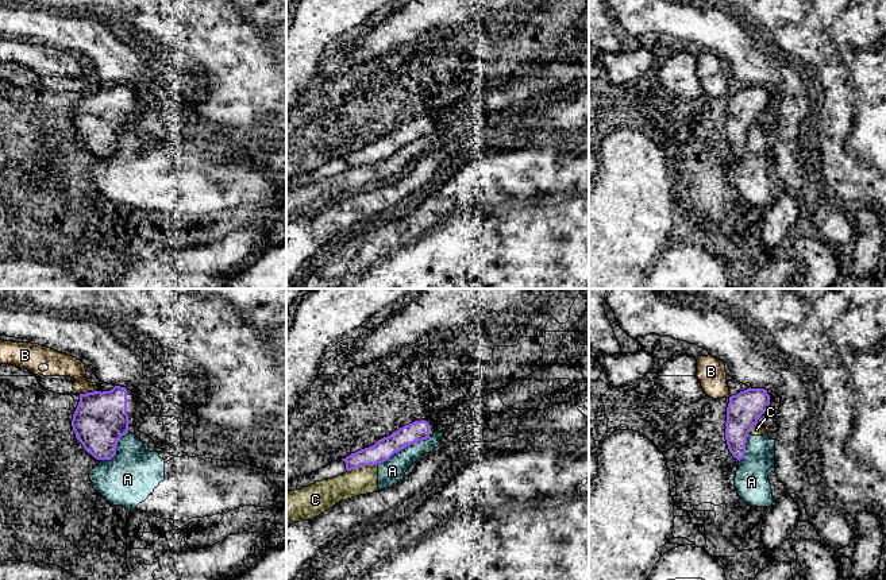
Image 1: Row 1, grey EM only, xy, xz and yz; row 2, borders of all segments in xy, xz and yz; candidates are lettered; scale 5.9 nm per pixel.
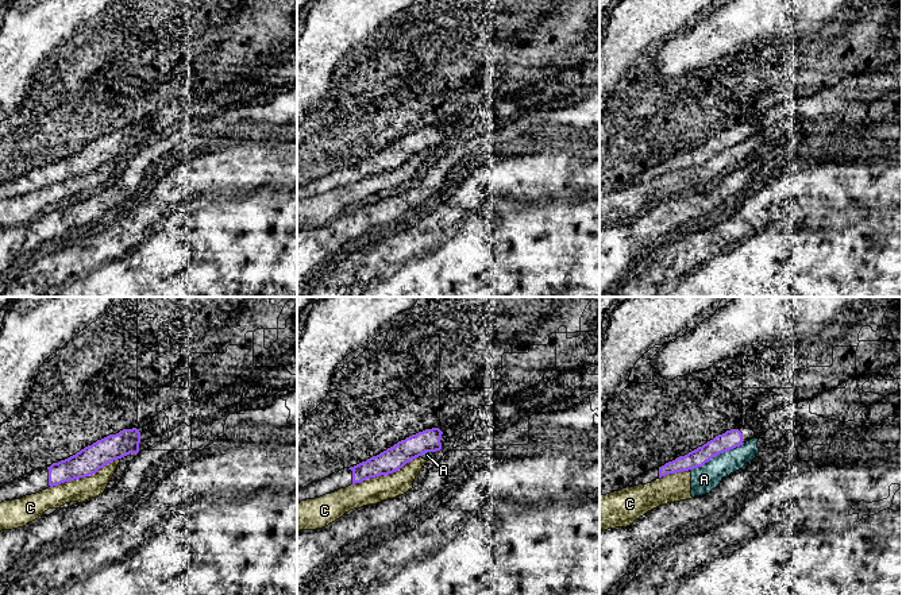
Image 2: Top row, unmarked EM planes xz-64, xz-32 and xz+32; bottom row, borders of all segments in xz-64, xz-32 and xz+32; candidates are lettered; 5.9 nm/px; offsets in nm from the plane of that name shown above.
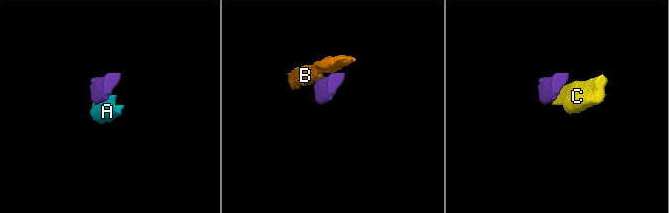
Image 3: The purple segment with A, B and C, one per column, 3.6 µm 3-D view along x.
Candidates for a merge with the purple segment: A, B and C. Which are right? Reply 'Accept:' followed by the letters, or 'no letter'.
Accept: no letter

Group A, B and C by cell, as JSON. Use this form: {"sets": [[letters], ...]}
{"sets": [["A", "C"], ["B"]]}

